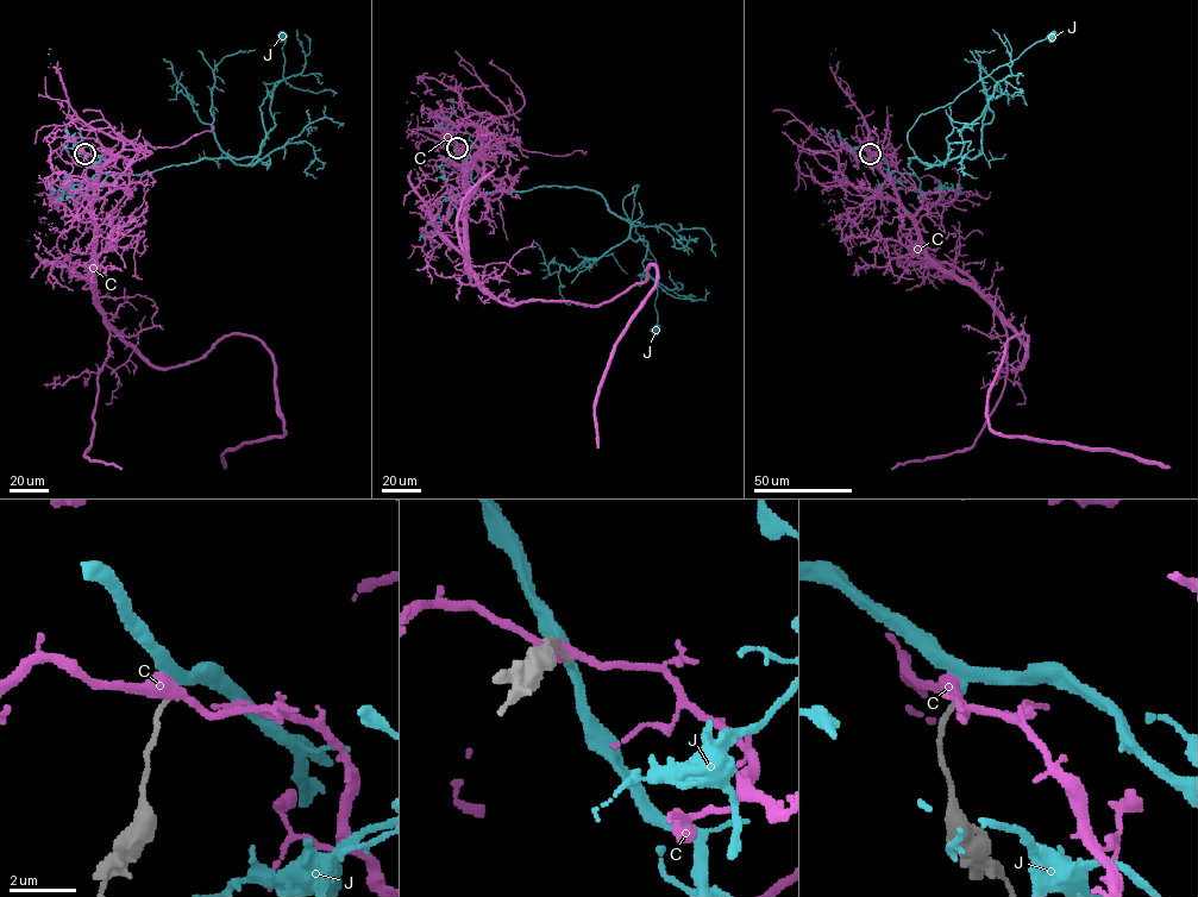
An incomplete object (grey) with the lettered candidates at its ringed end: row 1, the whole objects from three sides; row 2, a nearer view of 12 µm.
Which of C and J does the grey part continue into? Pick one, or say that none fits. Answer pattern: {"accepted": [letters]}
{"accepted": ["J"]}

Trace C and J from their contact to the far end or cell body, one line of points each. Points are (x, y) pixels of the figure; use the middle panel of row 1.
C: (457, 148), (471, 157), (466, 264), (497, 300), (597, 306), (654, 267), (654, 288), (600, 388), (597, 449)
J: (457, 148), (482, 193), (581, 187), (627, 219), (623, 199), (638, 184), (632, 221), (656, 262), (654, 328)

